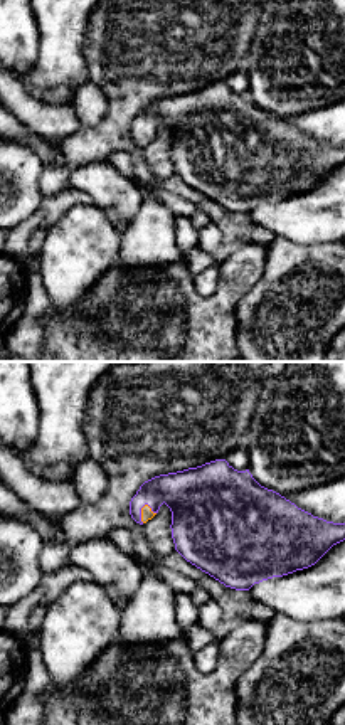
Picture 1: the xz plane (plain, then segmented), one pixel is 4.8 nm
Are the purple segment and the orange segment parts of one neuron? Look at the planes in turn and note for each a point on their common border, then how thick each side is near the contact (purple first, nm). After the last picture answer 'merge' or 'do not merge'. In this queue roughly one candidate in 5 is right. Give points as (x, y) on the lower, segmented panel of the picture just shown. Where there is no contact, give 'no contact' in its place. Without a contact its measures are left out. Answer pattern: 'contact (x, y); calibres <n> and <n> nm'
contact (140, 513); calibres 240 and 60 nm

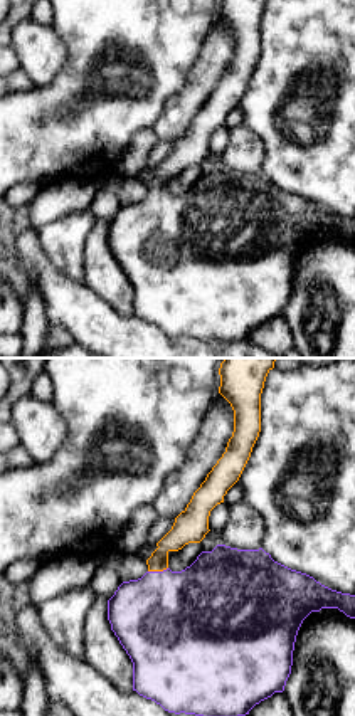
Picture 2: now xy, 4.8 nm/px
contact (157, 572); calibres 500 and 130 nm

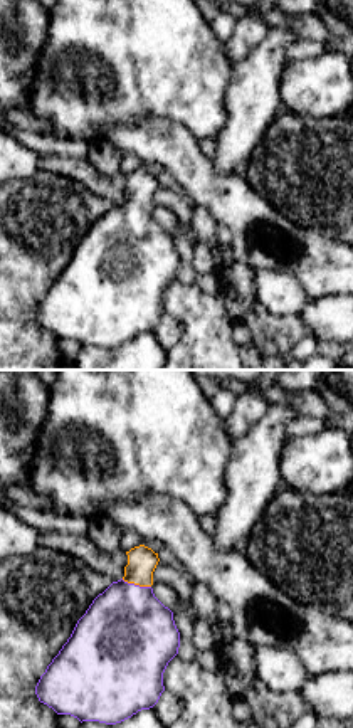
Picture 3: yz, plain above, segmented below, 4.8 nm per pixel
contact (136, 585); calibres 460 and 140 nm

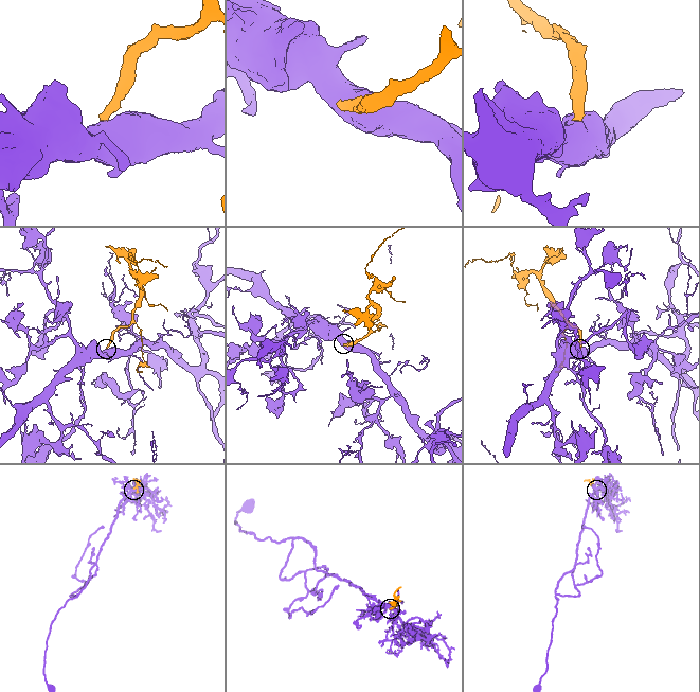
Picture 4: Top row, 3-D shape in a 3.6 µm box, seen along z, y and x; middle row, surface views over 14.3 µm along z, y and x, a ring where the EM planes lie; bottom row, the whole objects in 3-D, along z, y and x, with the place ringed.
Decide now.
merge

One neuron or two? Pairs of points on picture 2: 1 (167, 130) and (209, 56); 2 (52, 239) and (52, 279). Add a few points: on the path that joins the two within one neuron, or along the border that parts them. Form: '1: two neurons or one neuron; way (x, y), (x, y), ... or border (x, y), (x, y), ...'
1: one neuron; way (179, 111), (206, 74)
2: two neurons; border (37, 231), (47, 259), (61, 273), (83, 283)

